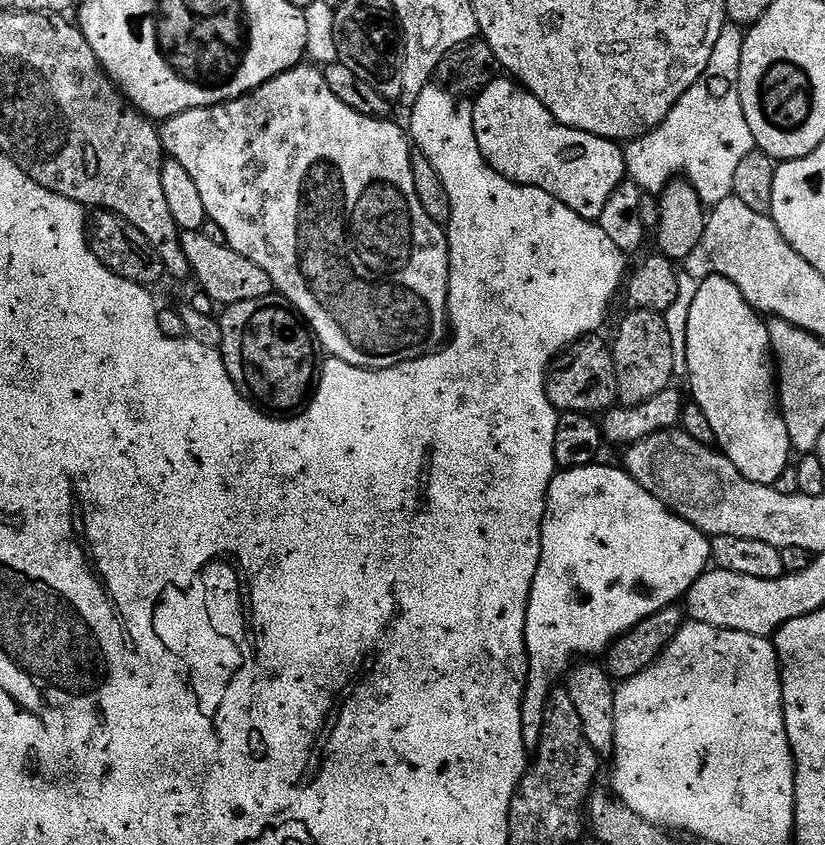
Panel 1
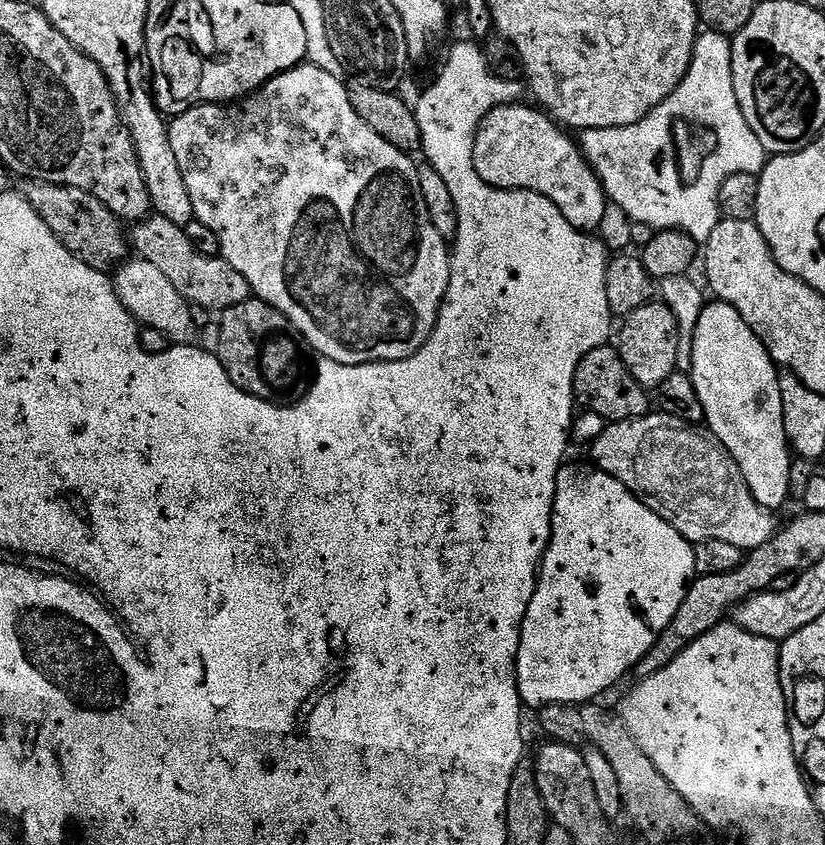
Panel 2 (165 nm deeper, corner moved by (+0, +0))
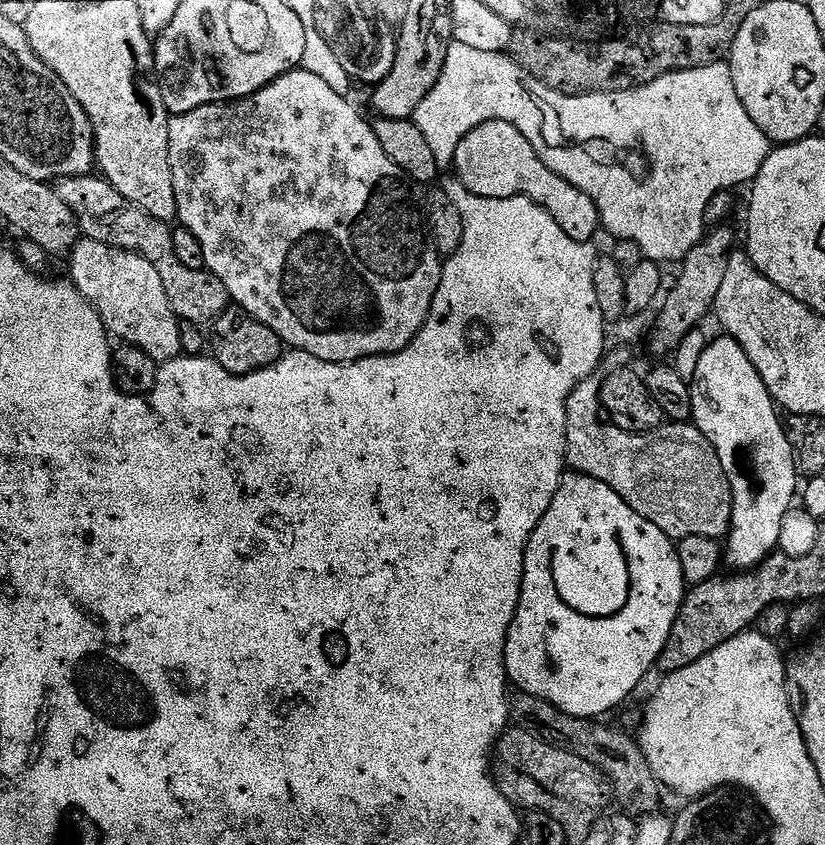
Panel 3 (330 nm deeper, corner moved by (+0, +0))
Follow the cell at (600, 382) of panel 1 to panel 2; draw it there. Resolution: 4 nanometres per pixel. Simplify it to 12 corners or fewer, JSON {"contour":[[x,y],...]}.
{"contour":[[615,347],[590,350],[576,404],[621,424],[649,415],[649,393]]}

